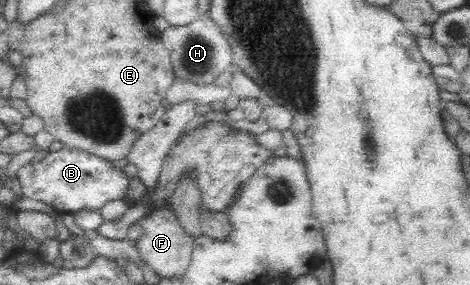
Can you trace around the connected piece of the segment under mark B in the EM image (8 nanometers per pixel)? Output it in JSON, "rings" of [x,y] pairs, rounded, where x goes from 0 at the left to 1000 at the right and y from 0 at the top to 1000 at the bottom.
{"rings":[[[134,512],[126,530],[102,530],[36,600],[51,688],[111,723],[126,747],[211,737],[230,709],[266,695],[277,625],[238,568],[206,544]]]}

